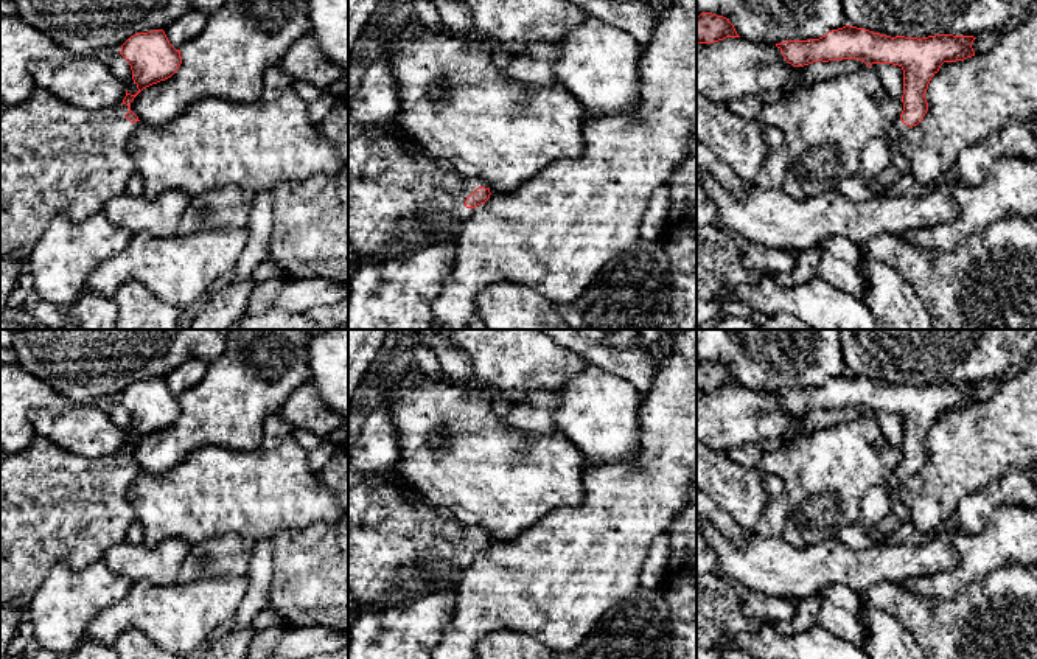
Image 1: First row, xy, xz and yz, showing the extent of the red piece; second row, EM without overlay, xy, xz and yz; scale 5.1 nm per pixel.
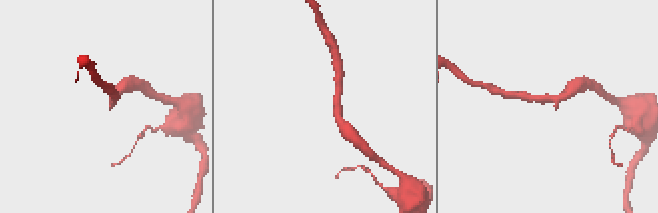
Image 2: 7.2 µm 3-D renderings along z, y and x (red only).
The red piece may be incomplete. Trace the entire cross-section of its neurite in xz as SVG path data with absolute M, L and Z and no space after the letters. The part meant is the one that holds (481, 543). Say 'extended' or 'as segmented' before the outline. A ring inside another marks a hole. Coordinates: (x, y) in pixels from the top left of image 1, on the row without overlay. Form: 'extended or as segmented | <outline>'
extended | M384 472L367 474L348 488L348 589L358 606L392 605L396 600L392 594L395 589L403 589L410 598L435 591L443 577L424 583L417 575L420 567L452 561L465 570L490 542L485 530L456 518L440 518L423 494L407 485L393 485Z

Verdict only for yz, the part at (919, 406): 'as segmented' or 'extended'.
extended

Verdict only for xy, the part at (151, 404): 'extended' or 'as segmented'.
extended

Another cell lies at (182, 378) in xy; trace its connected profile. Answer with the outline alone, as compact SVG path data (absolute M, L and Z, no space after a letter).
M191 359L187 364L174 368L163 379L169 392L180 398L185 390L196 385L205 375L207 364L204 361Z

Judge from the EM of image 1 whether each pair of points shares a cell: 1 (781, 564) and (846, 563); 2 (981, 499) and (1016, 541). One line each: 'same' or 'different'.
1: same
2: different

